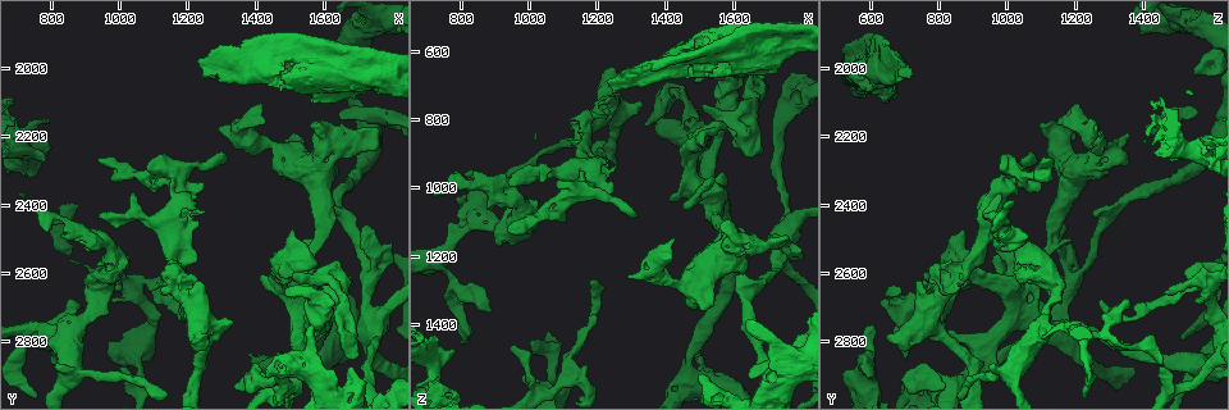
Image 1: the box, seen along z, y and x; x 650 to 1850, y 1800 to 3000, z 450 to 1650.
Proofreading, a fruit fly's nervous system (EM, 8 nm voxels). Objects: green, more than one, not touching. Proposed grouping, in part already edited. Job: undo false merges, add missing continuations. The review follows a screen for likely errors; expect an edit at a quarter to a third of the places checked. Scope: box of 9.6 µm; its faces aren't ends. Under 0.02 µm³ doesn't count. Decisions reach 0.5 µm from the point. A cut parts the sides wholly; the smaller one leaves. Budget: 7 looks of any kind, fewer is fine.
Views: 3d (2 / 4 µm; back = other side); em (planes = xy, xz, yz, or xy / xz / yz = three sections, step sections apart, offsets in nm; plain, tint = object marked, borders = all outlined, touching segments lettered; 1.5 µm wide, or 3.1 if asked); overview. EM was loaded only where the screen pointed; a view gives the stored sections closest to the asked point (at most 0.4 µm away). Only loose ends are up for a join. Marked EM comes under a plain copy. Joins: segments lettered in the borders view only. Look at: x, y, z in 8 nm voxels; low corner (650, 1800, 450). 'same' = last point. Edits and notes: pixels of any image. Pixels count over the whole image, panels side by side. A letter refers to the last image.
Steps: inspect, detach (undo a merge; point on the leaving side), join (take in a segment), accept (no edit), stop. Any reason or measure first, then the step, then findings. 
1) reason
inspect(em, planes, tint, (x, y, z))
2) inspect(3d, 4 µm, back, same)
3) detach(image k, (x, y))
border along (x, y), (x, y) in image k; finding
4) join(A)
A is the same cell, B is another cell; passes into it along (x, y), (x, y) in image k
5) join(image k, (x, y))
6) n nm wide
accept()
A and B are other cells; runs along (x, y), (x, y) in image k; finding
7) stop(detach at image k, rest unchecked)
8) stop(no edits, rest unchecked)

thick end
inspect(em, planes, borders, (1240, 1980, 710))

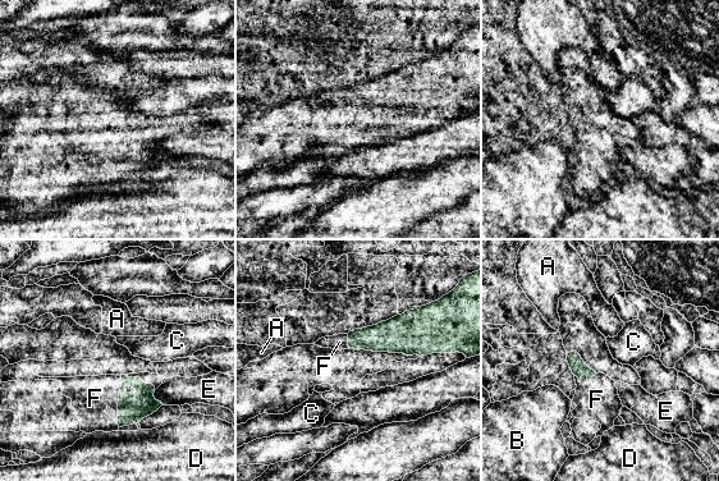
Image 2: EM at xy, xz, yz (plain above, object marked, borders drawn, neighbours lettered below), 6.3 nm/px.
join(F)
F is the same cell, A, B, C, D and E are other cells; passes into it along (132, 408), (119, 401), (95, 398) in image 2; the neuron continues

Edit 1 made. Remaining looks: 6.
branch stops here
inspect(3d, 2 µm, (1100, 2340, 1100))

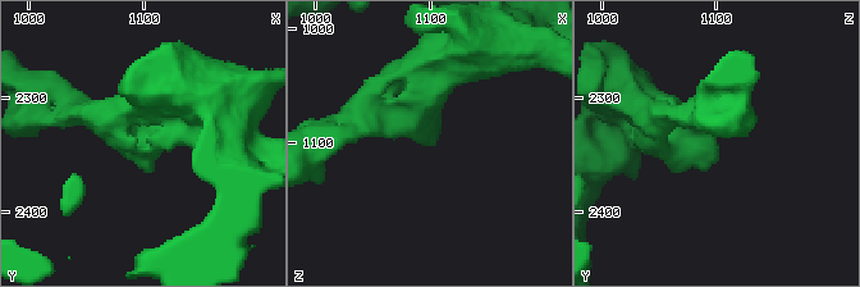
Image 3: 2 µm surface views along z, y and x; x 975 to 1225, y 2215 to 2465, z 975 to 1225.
now the EM
inspect(em, yz, step 8, borders, (1102, 2348, 1100))

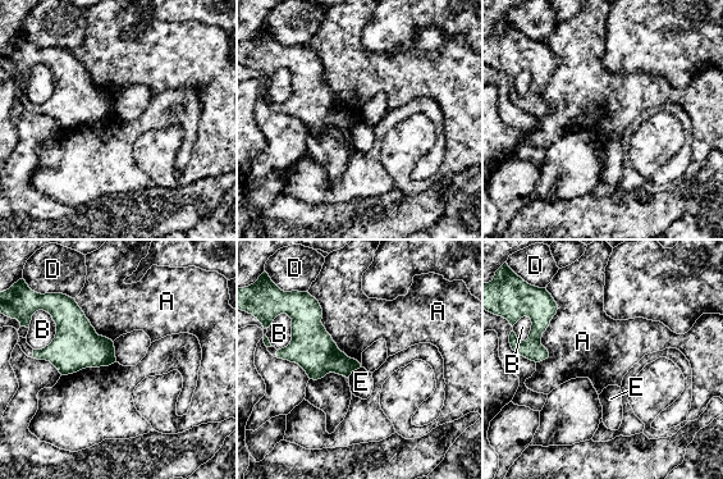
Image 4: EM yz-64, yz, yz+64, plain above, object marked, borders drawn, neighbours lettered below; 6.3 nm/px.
A touches over 550 nm
accept()
A, B, D and E are other cells; border along (54, 292), (62, 292), (73, 299) in image 4; no lettered segment goes on from it

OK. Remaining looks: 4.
branch stops here
inspect(em, xy, step 4, borders, (780, 2260, 1480))

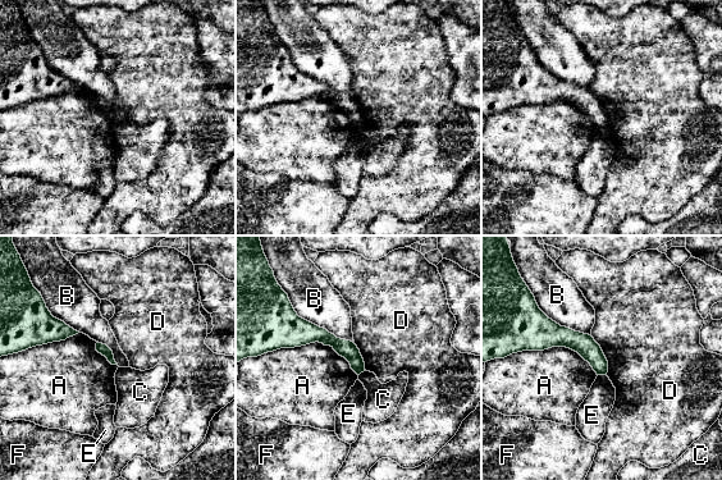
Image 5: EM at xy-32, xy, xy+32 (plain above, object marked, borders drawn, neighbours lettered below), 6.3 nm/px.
accept()
A, B, C, D, E and F are other cells; no lettered segment goes on from it

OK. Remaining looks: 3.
stop(join at image 2, rest unchecked)

